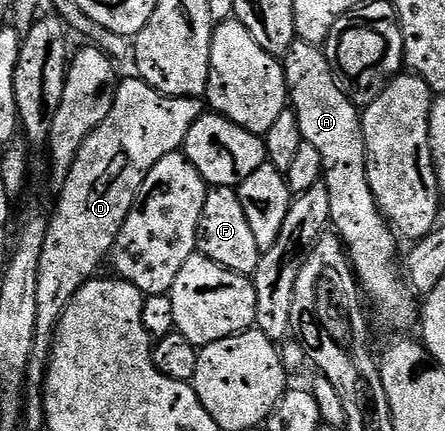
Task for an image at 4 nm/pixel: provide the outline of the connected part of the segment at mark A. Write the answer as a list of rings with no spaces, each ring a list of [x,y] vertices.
[[[296,39],[286,53],[284,68],[288,101],[300,123],[302,140],[320,151],[324,184],[330,192],[330,225],[346,246],[361,292],[368,301],[370,296],[375,311],[392,328],[398,329],[394,331],[405,330],[402,328],[413,317],[415,320],[416,297],[400,268],[396,234],[378,210],[366,178],[366,144],[359,106],[353,105],[344,91],[340,91],[332,67],[319,46]]]

